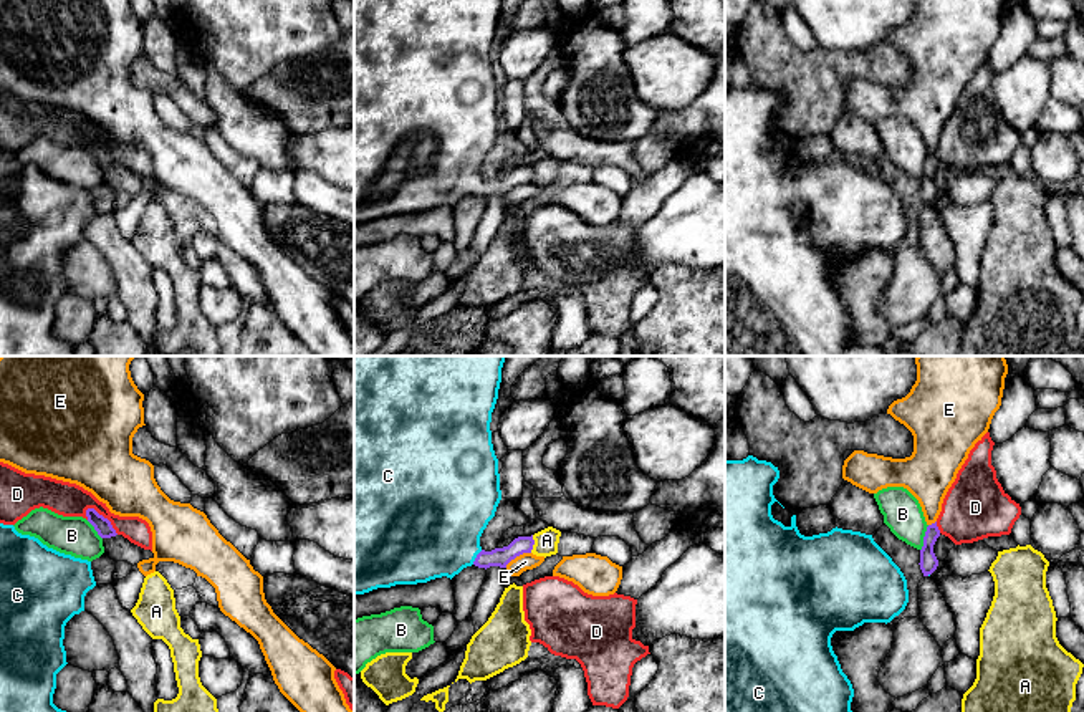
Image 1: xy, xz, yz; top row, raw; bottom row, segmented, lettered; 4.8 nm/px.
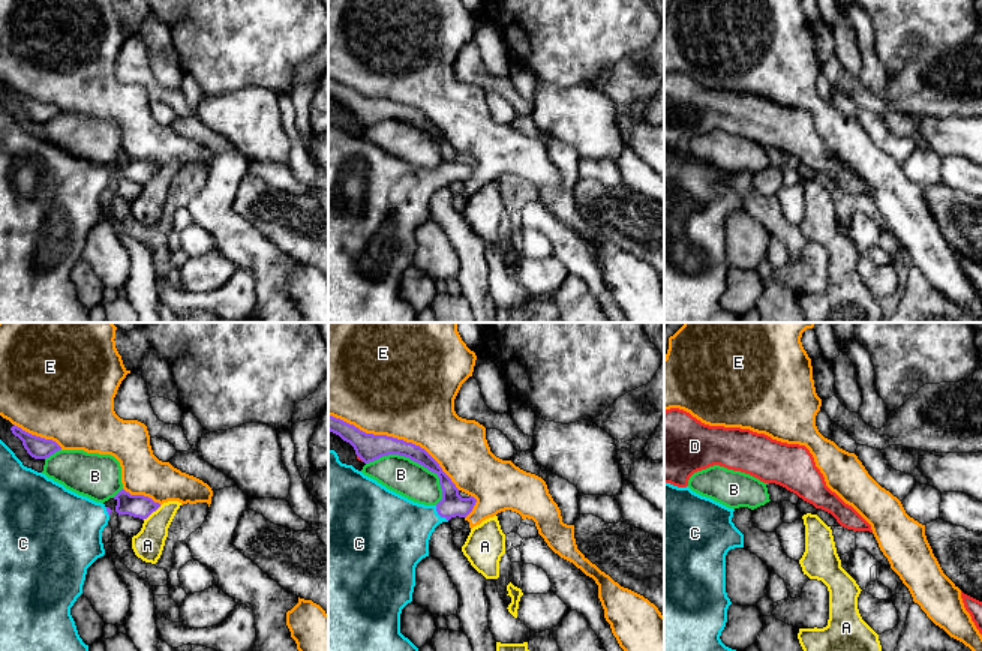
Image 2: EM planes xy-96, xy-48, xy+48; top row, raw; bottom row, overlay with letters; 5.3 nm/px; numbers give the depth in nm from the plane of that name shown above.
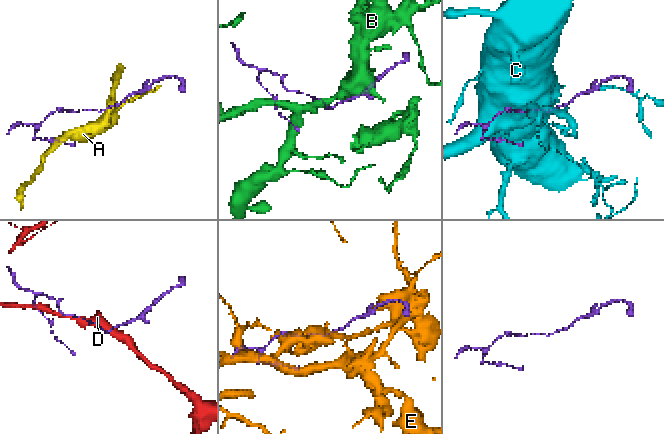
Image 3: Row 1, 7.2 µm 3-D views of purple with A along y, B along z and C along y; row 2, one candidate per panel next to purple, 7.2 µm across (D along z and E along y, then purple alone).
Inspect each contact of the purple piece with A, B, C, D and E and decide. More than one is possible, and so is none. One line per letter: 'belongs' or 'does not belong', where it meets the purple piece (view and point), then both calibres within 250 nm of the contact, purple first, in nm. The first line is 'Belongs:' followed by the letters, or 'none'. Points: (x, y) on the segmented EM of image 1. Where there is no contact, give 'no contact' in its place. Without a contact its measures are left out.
Belongs: C
A: does not belong | xz (533, 543) | 100/120 nm
B: does not belong | yz (924, 538) | 90/190 nm
C: belongs | xz (477, 557) | 100/460 nm
D: does not belong | xy (101, 515) | 80/160 nm
E: does not belong | xz (517, 555) | 100/80 nm

